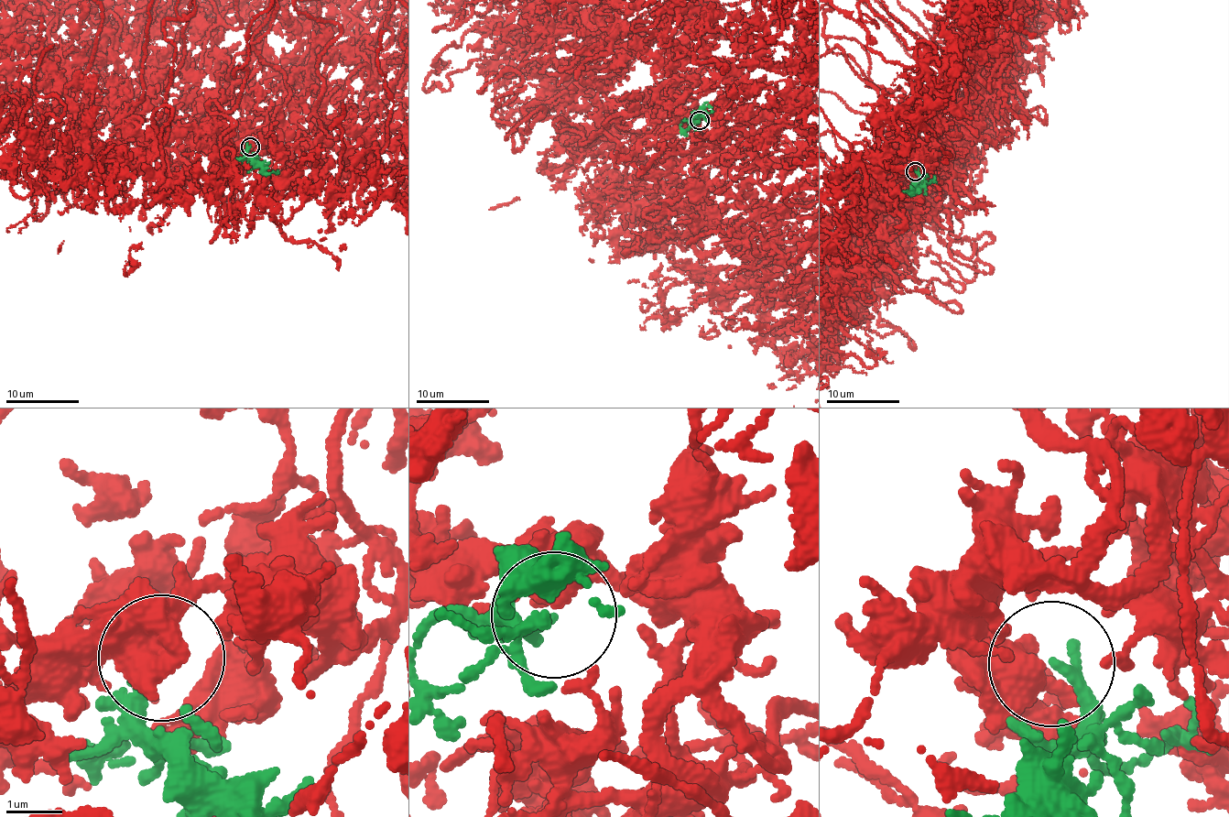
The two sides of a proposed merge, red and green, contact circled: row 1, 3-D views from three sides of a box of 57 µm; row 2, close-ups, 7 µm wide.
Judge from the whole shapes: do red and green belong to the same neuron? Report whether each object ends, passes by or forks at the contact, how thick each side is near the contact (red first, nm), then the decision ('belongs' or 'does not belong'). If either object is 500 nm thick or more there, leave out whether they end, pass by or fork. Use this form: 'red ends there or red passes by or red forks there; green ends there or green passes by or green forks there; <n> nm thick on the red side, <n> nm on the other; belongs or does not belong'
red passes by; green ends there; 440 nm thick on the red side, 240 nm on the other; belongs

